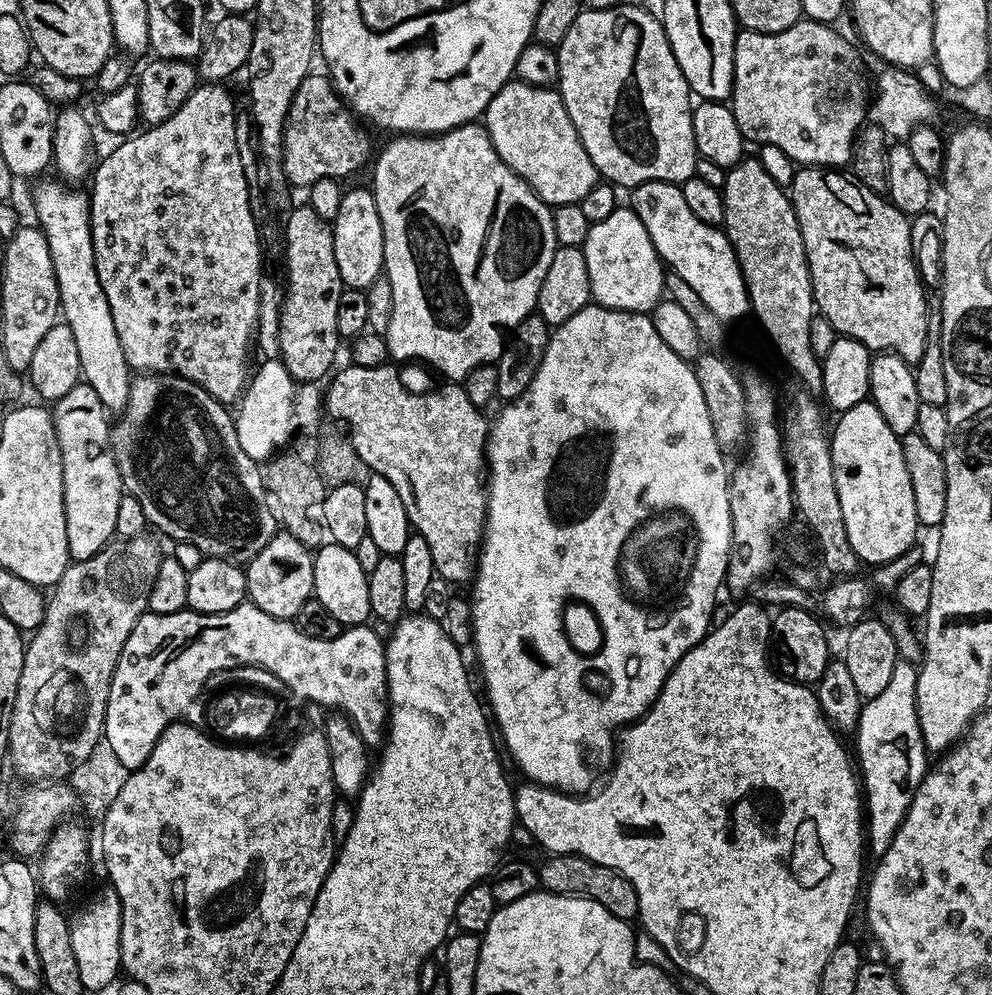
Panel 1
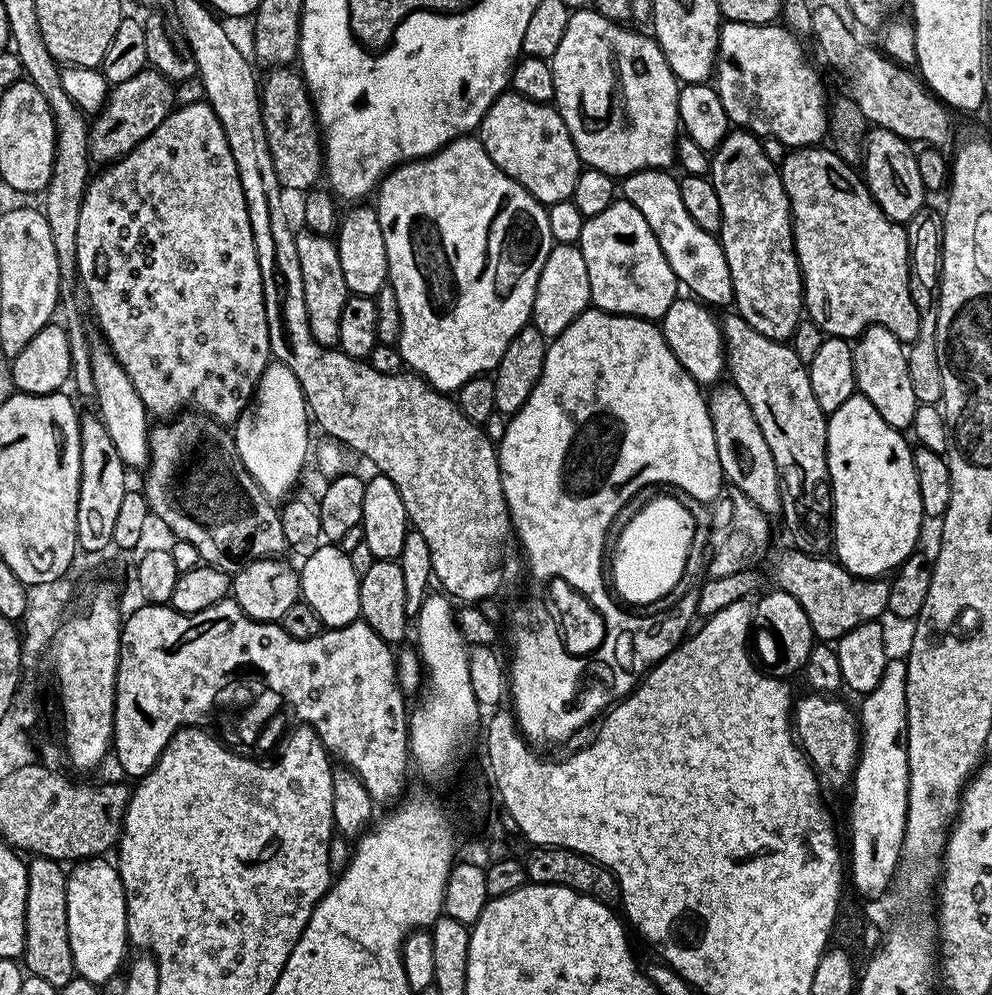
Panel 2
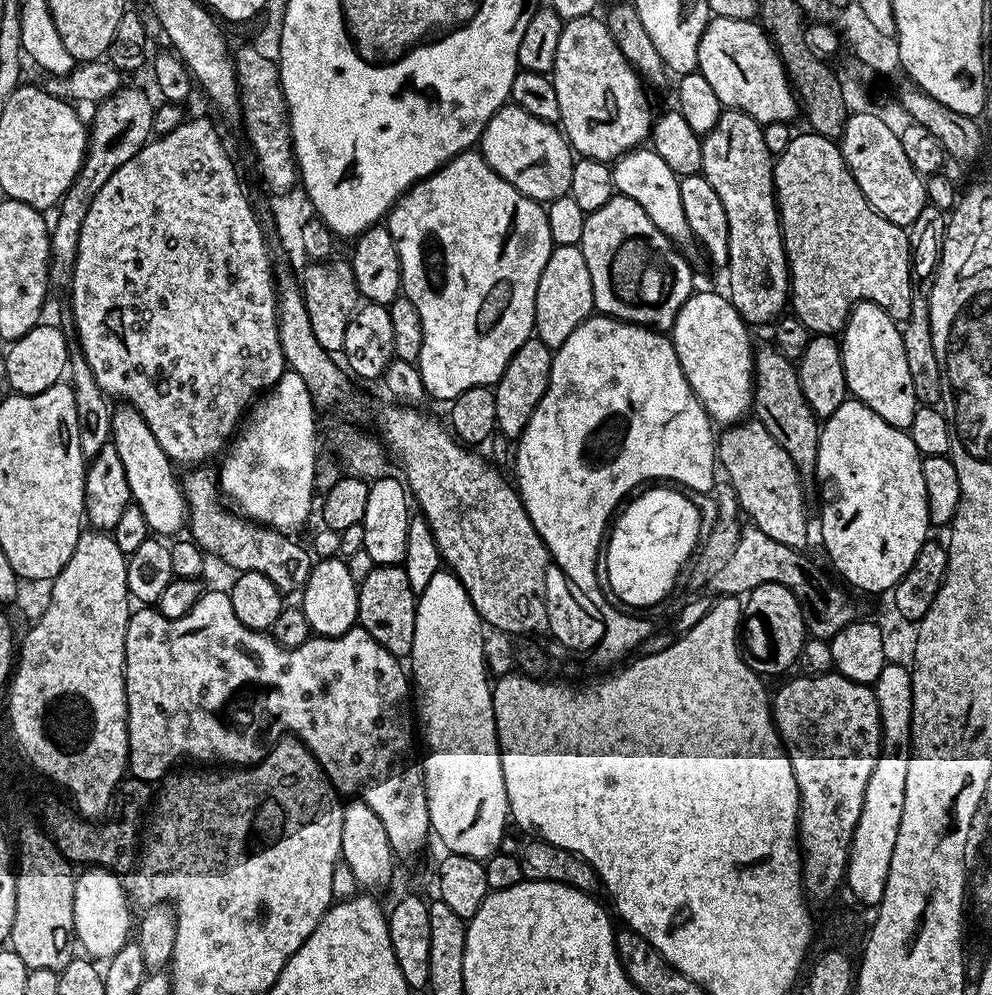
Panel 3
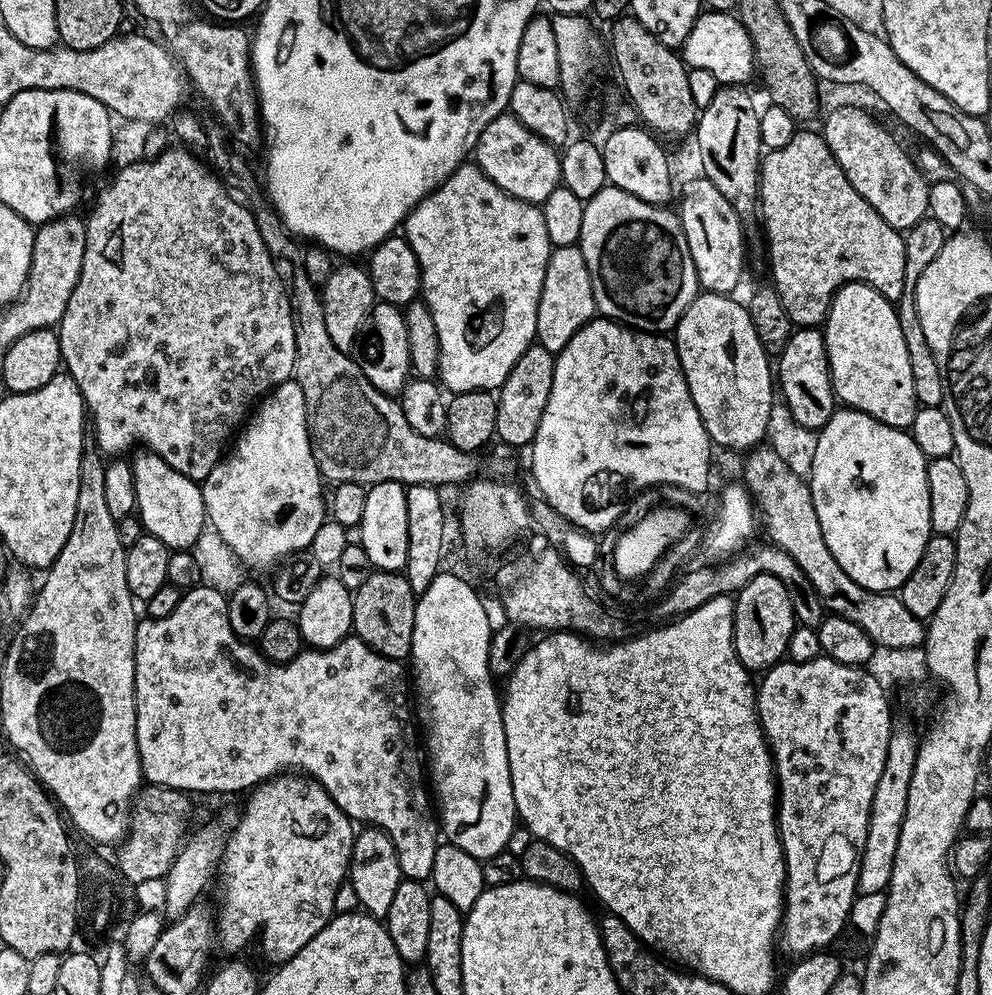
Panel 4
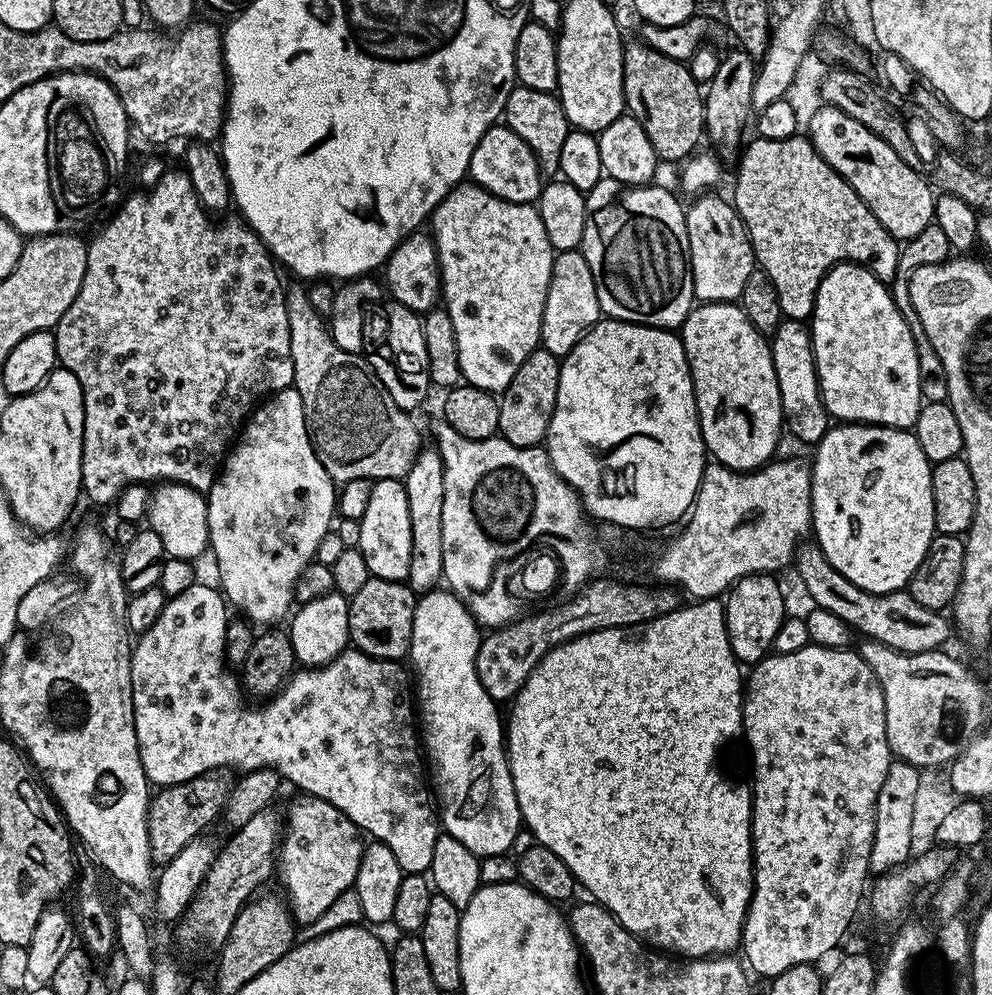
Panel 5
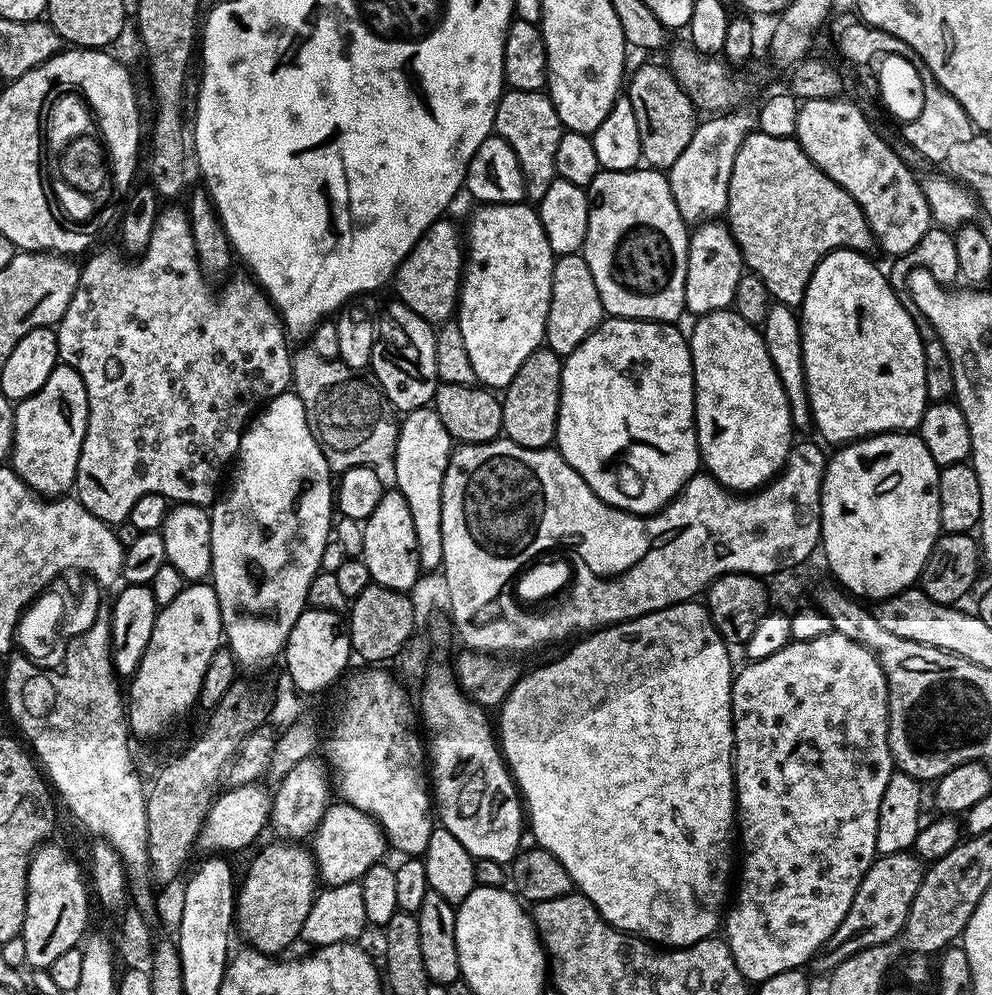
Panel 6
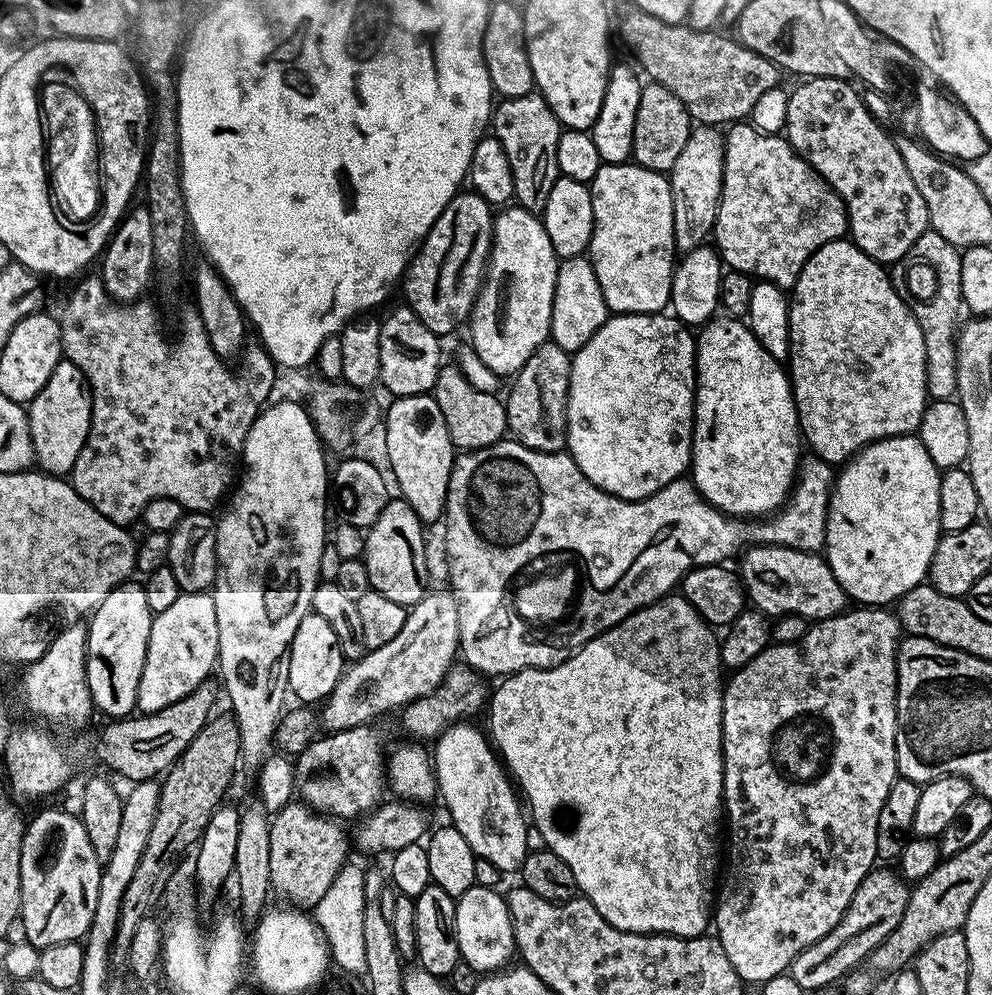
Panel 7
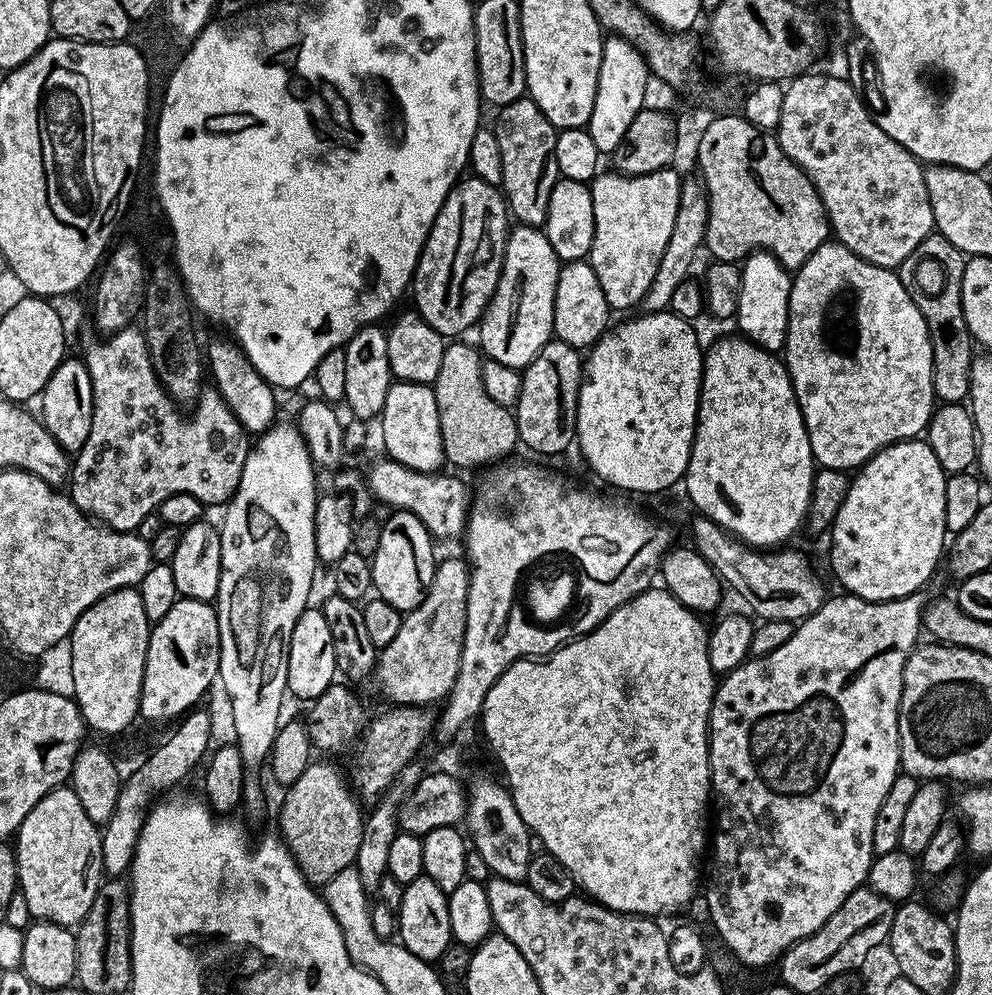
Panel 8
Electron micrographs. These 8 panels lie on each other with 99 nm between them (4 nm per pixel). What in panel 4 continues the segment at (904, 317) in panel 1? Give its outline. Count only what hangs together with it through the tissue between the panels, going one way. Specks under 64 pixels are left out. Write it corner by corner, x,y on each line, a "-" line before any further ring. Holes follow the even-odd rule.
797,130
794,138
790,138
790,142
786,142
786,146
773,148
763,157
760,163
759,214
764,219
764,236
768,239
768,264
772,267
772,280
770,280
770,284
771,287
776,289
778,298
782,302
782,306
792,320
793,325
801,328
815,328
823,325
824,318
828,314
828,305
832,303
832,295
843,284
849,284
855,280
861,280
862,283
868,284
874,290
878,290
878,294
882,294
887,300
898,302
902,298
904,281
908,272
908,250
905,237
897,229
891,228
880,217
878,210
874,210
874,206
870,206
870,202
866,202
866,198
862,198
862,194
858,194
858,190
854,190
850,178
846,178
842,166
838,166
838,162
834,158
834,154
830,154
830,146
826,146
824,137
819,131
804,132
804,130

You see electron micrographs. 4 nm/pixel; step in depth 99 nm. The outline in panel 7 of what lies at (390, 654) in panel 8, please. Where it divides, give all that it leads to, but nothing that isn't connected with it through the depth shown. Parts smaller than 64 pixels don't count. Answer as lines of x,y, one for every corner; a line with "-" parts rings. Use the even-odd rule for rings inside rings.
431,591
424,599
411,605
402,630
398,630
398,634
391,642
386,642
386,646
365,651
360,660
351,661
345,667
343,674
340,675
340,681
336,683
327,700
323,701
321,708
324,709
319,709
318,720
323,731
341,732
354,726
372,724
375,716
380,716
383,712
395,713
412,700
430,694
430,690
434,690
434,686
442,682
448,668
457,659
459,646
458,606
454,602
451,591

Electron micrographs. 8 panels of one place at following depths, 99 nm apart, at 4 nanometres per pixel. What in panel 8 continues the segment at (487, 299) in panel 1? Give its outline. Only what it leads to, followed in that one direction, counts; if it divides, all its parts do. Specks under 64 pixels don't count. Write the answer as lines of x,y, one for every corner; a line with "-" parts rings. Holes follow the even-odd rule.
522,224
509,231
502,274
478,325
478,333
480,332
478,344
486,353
487,359
497,360
506,366
522,370
540,353
545,342
553,339
554,290
558,286
561,263
562,261
554,254
554,246
550,246
543,230

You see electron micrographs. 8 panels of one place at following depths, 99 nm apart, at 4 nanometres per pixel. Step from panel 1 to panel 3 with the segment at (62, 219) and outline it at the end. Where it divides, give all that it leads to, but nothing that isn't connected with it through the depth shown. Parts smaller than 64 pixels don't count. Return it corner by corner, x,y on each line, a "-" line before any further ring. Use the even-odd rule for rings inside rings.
120,406
113,411
110,442
118,450
118,458
122,458
122,470
126,470
126,482
132,495
131,503
146,514
149,529
164,538
176,534
171,532
178,531
180,527
183,529
188,518
188,504
184,501
181,477
178,472
176,476
173,461
168,459
162,446
158,446
158,438
154,438
137,408

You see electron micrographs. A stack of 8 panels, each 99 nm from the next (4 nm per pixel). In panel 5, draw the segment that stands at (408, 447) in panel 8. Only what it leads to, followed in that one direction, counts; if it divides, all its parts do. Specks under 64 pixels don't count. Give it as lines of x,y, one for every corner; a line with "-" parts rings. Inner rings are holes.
435,447
421,450
412,469
404,477
406,502
410,506
410,574
406,581
417,594
433,591
444,575
442,566
442,494
444,493
444,463

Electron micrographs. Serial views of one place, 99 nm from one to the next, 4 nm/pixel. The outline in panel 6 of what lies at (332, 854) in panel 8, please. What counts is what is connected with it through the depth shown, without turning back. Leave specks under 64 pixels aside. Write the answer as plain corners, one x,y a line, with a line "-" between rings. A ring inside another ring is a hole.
275,842
268,844
248,864
248,873
244,880
239,881
238,895
236,897
236,919
238,932
245,936
247,943
257,952
265,954
280,954
283,948
288,948
292,943
301,939
300,931
306,922
311,906
318,893
318,873
316,858
303,843
300,842

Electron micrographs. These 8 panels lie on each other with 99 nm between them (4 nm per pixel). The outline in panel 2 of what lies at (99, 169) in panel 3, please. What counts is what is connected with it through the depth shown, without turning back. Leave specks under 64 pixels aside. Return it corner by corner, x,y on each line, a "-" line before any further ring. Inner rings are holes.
143,70
132,78
115,85
108,93
108,100
103,108
95,113
90,124
89,154
100,166
107,166
120,157
133,152
147,136
154,134
169,112
173,111
175,87
173,81
167,80
161,72

